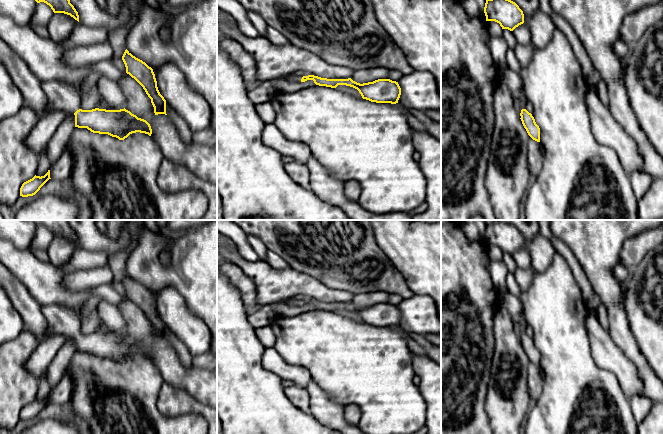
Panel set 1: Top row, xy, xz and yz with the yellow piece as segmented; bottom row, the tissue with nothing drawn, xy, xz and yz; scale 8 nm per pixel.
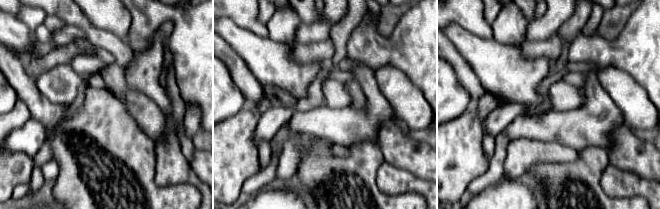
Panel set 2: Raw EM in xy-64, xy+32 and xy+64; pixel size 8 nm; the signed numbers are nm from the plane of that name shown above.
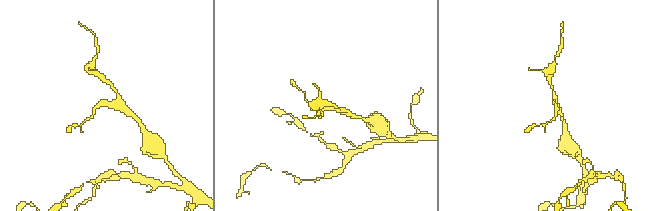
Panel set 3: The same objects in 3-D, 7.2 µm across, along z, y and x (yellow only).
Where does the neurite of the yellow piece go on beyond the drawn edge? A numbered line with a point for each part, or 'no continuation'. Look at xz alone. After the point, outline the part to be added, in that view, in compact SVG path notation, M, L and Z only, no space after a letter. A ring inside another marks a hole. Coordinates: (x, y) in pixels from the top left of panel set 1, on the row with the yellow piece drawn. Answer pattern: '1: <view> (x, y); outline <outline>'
1: xz (291, 77); outline M294 74L286 75L284 76L284 78L293 82L301 82L301 79L302 79L301 76L297 76Z

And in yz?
1: yz (512, 79); outline M509 67L499 68L498 81L505 84L515 100L520 102L521 108L526 109L526 96L522 85L520 73L511 70Z

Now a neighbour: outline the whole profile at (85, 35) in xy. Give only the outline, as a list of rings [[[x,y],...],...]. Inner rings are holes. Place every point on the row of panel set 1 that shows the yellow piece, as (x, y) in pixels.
[[[78,23],[69,37],[63,41],[58,42],[64,50],[79,45],[92,45],[108,41],[109,33],[102,27],[90,27]]]

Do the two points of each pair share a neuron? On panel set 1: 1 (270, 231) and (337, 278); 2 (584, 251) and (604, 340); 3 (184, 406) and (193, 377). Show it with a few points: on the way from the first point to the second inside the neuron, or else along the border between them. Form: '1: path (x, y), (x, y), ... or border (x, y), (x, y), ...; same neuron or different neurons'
1: path (287, 231), (299, 237), (323, 261); same neuron
2: border (607, 330), (612, 341), (621, 349); different neurons
3: border (167, 383), (183, 389), (206, 405); different neurons

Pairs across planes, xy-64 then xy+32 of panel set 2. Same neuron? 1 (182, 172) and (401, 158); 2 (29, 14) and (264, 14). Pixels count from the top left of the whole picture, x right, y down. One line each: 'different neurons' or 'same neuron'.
1: different neurons
2: same neuron

